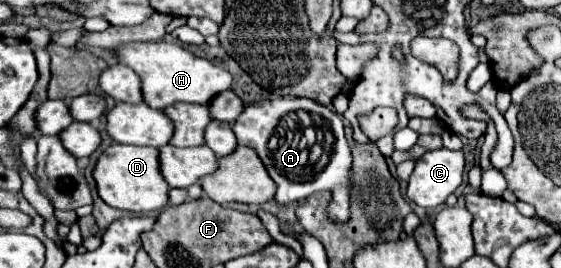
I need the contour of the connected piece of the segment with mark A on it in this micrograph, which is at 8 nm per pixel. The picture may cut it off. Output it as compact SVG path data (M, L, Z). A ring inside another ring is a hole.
M275 97L265 99L253 105L247 105L245 111L233 123L239 145L247 145L257 151L259 159L265 163L271 179L277 183L275 201L291 203L303 201L315 191L329 189L332 201L328 213L337 223L348 221L350 207L351 155L349 145L343 133L343 119L325 105L305 99L305 97ZM307 129L315 131L315 143L307 137Z

